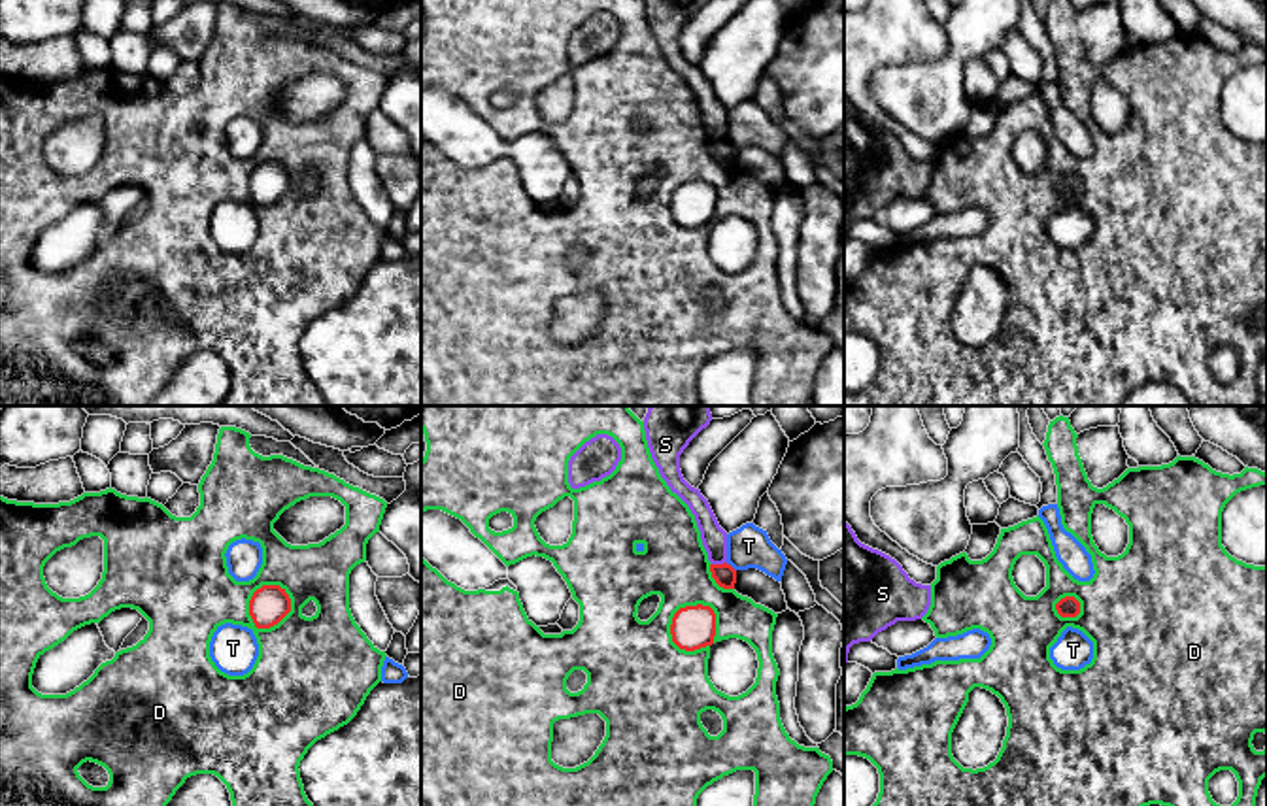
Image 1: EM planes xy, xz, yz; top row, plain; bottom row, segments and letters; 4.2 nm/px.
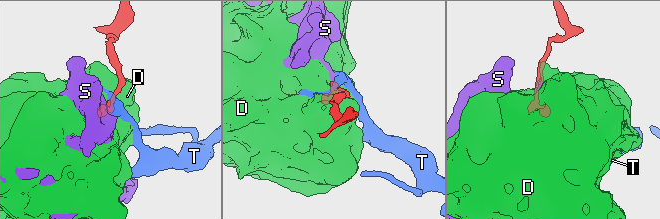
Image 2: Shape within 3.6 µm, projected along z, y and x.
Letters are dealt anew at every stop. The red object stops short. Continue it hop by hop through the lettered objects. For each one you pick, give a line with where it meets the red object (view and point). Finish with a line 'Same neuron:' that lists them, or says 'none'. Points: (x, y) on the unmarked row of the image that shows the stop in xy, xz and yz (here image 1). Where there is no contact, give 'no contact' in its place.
Same neuron: none

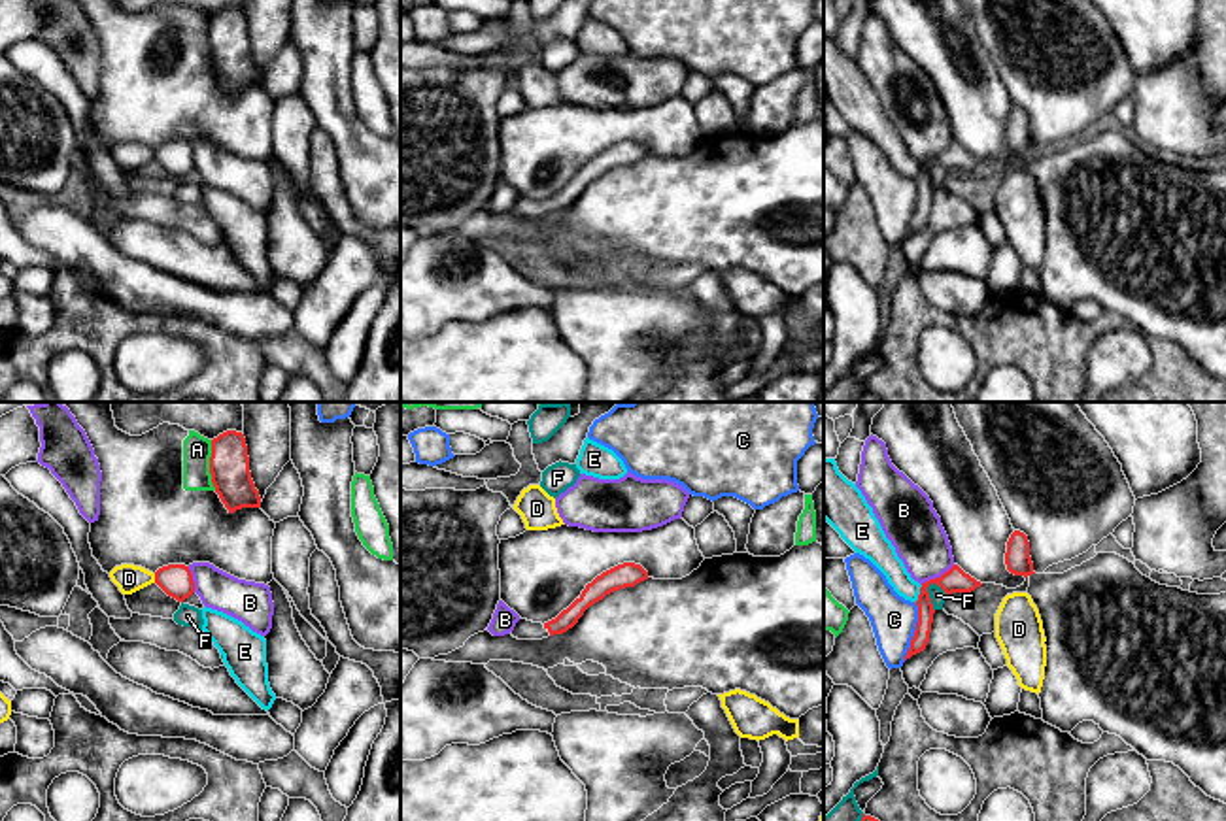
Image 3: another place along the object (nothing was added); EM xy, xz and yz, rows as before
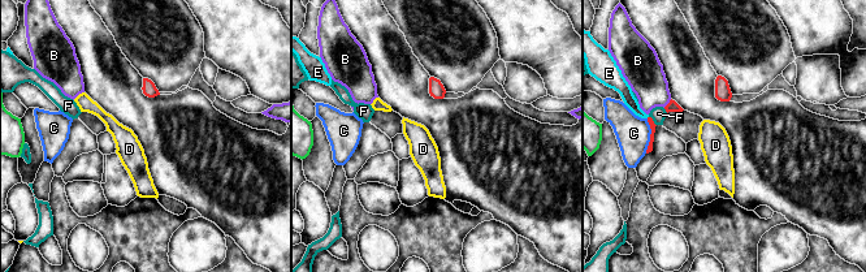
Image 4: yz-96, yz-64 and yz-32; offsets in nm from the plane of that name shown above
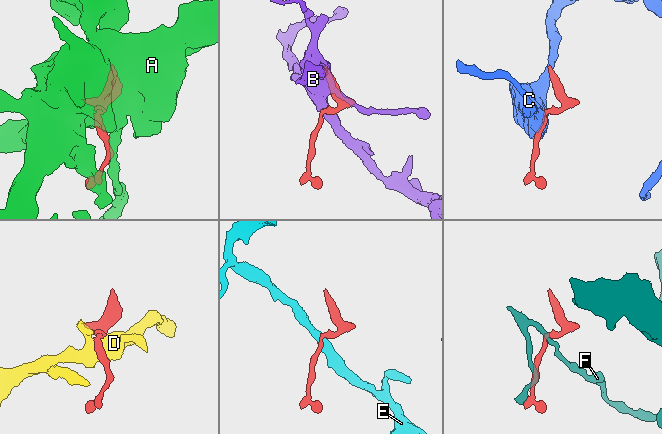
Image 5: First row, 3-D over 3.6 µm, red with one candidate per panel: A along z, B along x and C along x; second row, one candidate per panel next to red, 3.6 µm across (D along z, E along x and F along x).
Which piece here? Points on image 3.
Same neuron: none

